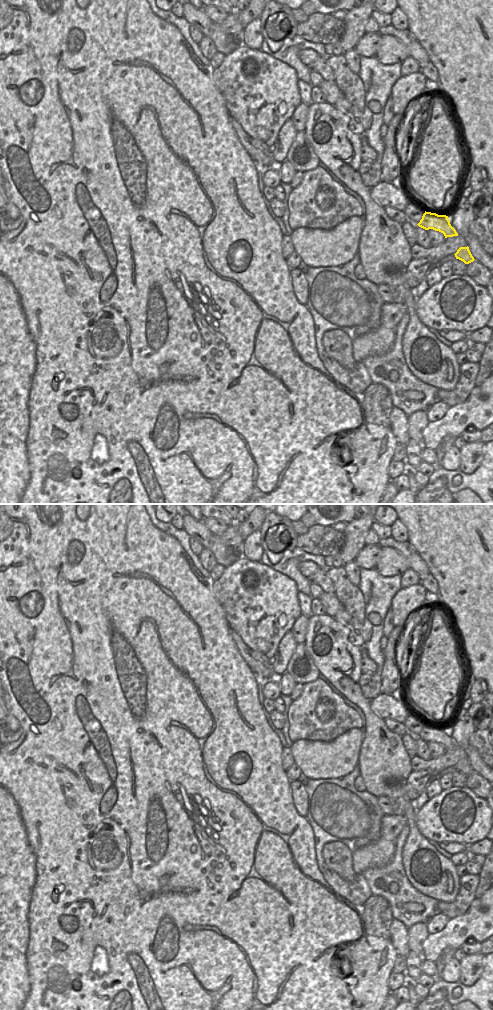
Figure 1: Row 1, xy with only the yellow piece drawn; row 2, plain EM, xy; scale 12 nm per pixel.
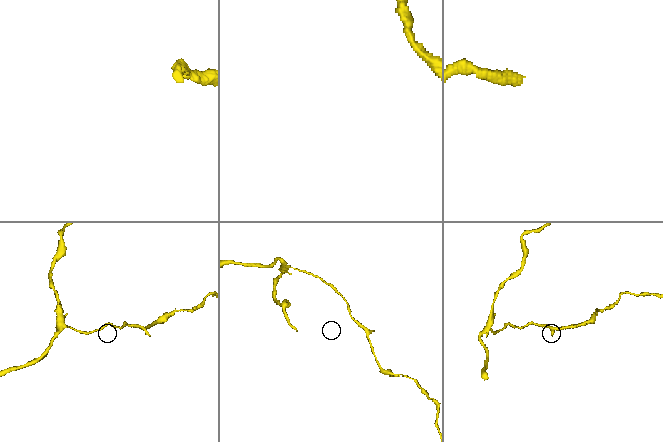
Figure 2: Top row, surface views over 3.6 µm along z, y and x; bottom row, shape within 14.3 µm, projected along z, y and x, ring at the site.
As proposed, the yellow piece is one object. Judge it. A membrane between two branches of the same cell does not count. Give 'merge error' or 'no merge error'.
no merge error

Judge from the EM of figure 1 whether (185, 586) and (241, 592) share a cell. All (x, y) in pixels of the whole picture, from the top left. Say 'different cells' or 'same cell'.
different cells

